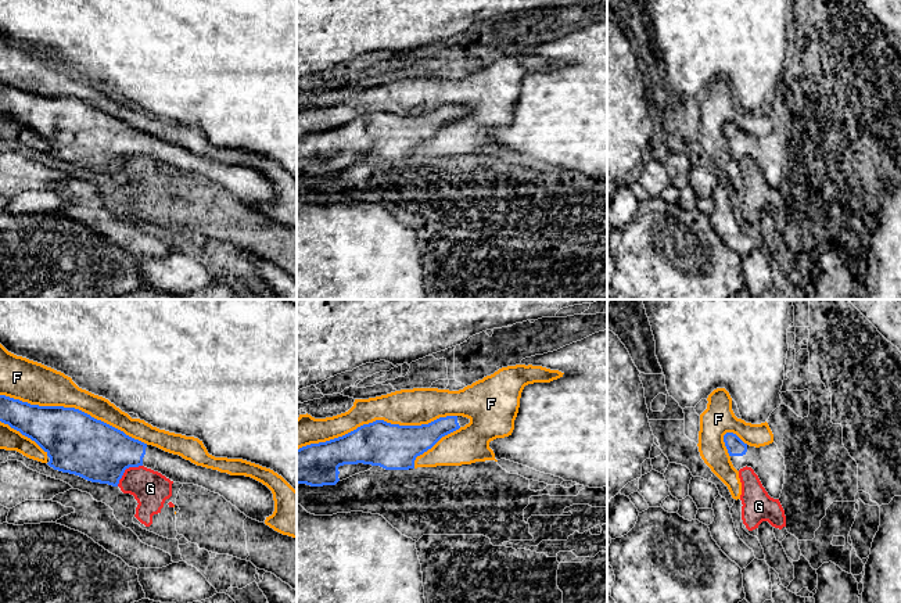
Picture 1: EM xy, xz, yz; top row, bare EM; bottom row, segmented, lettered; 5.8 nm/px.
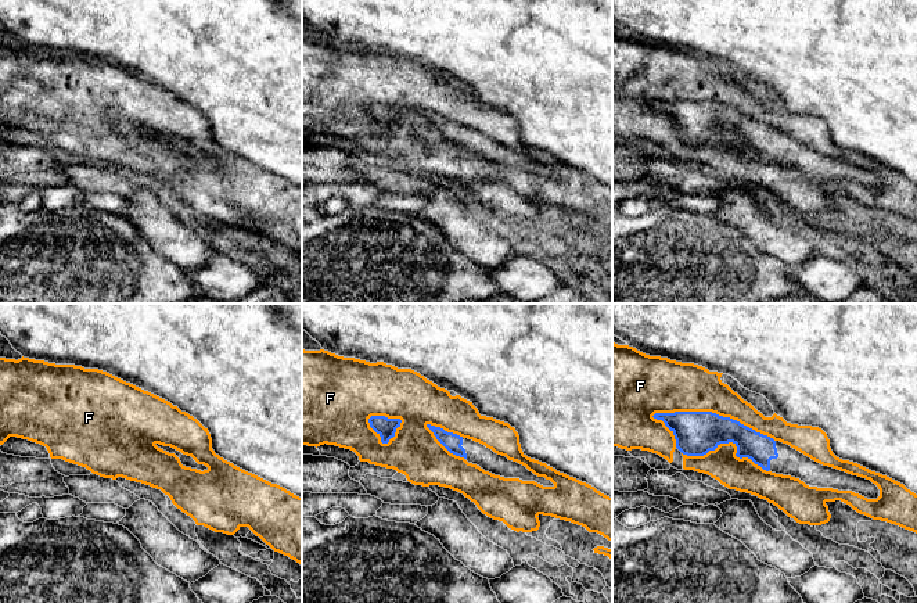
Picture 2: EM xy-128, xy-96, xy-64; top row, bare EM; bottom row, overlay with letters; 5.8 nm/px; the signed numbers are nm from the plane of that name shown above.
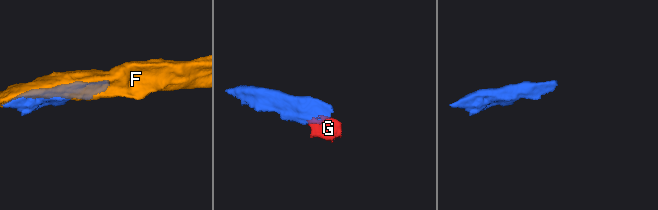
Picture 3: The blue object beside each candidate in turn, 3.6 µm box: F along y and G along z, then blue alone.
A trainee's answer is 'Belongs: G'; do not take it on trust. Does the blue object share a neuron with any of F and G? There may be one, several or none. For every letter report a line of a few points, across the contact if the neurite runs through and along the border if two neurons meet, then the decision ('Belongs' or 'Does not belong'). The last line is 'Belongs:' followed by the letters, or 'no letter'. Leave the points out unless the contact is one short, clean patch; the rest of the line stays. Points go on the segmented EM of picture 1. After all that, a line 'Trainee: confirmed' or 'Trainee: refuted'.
F: Does not belong
G: Line: xy (142, 465), (128, 467), (117, 485). Does not belong
Belongs: no letter
Trainee: refuted

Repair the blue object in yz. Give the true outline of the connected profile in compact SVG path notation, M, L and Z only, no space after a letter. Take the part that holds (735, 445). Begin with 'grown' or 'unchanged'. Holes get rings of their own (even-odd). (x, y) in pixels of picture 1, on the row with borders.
grown; M726 432L724 442L733 467L739 471L751 467L758 475L762 487L773 499L779 499L785 484L785 457L775 442L765 446L750 446L736 434Z

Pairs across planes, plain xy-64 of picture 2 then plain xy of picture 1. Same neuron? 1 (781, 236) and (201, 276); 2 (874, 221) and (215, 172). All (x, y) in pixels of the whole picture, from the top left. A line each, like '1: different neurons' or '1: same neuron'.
1: different neurons
2: different neurons

